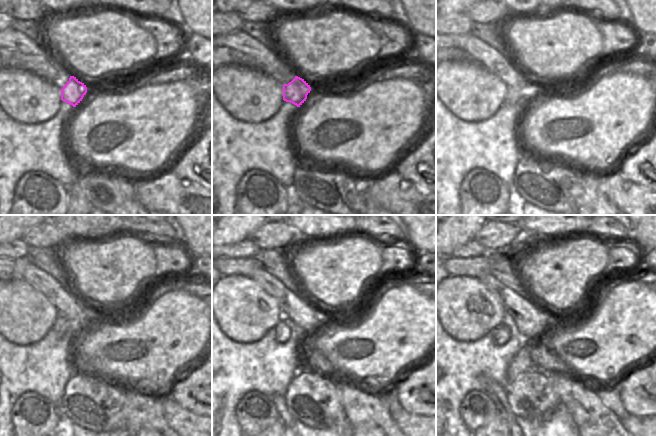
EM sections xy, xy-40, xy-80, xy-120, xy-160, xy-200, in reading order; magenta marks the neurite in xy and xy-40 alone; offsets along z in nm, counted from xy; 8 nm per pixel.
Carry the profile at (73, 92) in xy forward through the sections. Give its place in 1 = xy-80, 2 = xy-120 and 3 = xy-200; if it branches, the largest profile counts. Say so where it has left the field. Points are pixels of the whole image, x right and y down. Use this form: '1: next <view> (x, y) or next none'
1: next xy-80 (521, 96)
2: next xy-120 (60, 325)
3: next xy-200 (503, 334)

